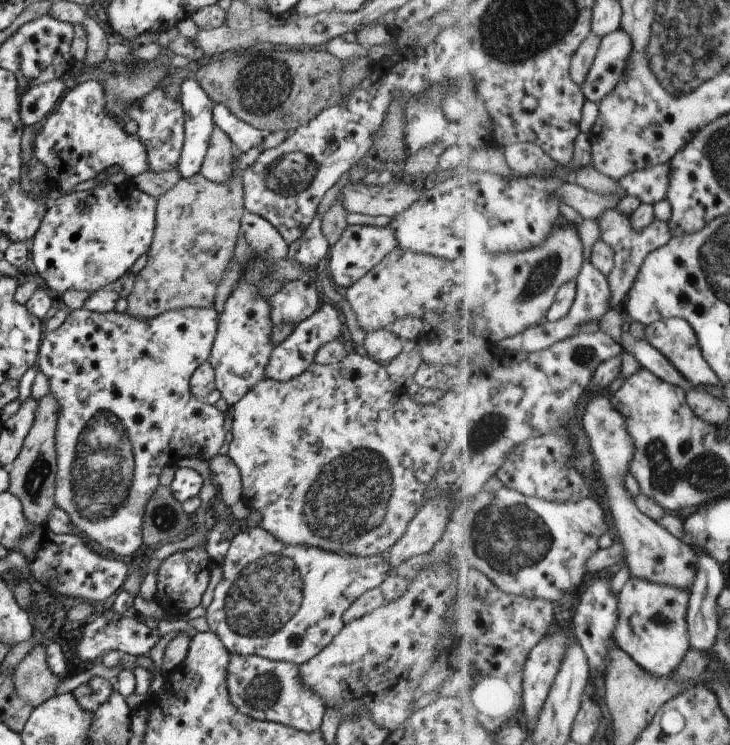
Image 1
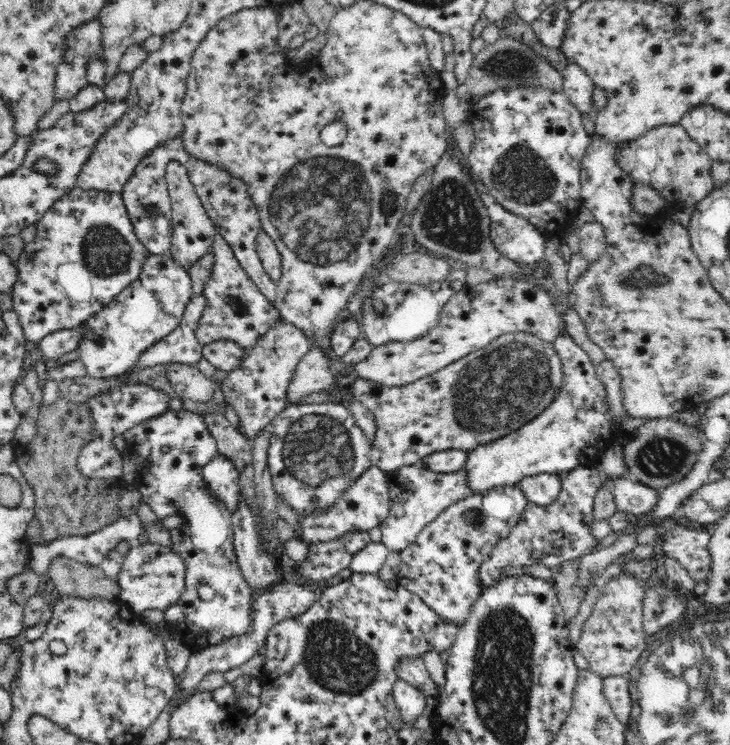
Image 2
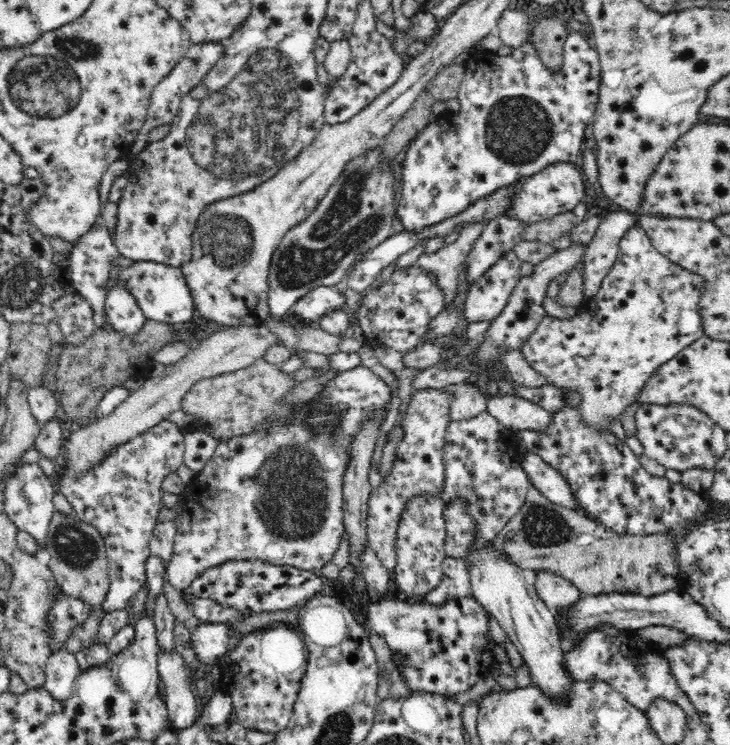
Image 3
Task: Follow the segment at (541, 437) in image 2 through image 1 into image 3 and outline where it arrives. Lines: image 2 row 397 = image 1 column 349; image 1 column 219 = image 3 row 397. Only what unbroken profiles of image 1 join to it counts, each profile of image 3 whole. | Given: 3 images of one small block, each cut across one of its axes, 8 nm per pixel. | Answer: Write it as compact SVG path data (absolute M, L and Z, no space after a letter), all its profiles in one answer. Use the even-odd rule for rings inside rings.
M637 224L630 227L626 231L623 239L620 240L619 248L620 250L618 250L615 266L604 278L604 281L602 282L599 291L596 293L596 296L593 296L590 301L586 302L585 306L580 308L579 316L574 319L553 318L548 315L544 316L542 321L540 321L540 324L536 327L536 330L532 332L528 340L526 340L520 348L526 362L528 363L528 366L530 366L532 370L536 371L538 375L542 375L542 377L544 377L544 381L548 383L548 386L561 390L565 398L566 395L572 394L572 392L580 396L580 402L577 405L579 421L583 422L587 428L595 430L595 432L604 432L604 430L609 430L609 428L612 428L611 422L621 423L622 414L626 412L626 408L630 408L630 406L637 406L640 403L642 390L646 388L648 382L658 373L658 370L661 368L660 366L668 363L669 360L672 360L672 358L678 356L684 348L690 346L692 342L696 342L696 340L703 336L702 319L700 319L700 313L698 313L700 291L704 286L700 276L684 270L684 268L681 268L679 265L671 262L670 259L664 257L660 252L656 251L654 246L651 244L650 239L648 239L647 232L643 228L640 228Z

